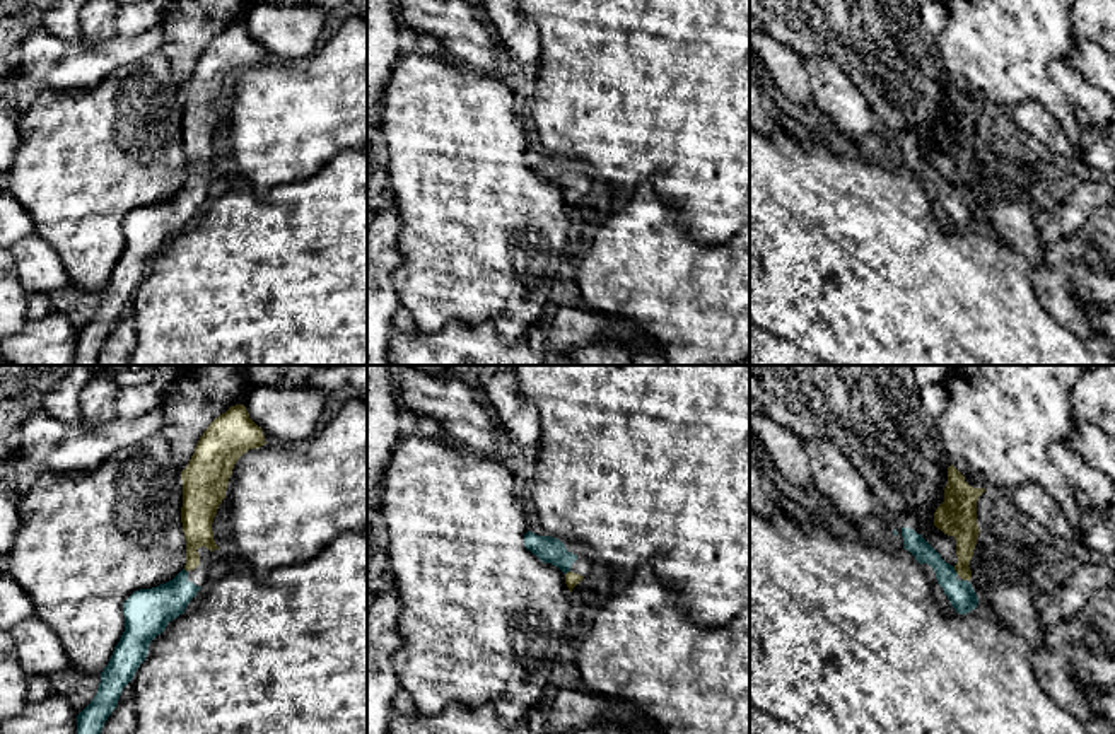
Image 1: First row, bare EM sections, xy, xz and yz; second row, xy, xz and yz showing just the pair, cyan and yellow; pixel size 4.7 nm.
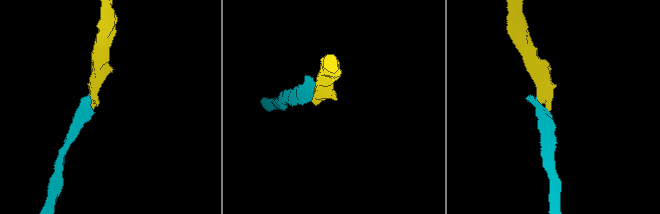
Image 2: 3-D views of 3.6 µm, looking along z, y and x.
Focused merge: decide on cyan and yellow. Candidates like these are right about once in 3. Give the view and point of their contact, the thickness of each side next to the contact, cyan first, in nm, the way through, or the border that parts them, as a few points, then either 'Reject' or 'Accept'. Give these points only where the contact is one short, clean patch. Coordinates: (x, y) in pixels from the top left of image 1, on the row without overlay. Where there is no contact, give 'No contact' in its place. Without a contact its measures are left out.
Touches cyan at yz (955, 188). Thickness 130 nm (cyan) against 180 nm. Path across: yz (962, 214), (953, 205), (955, 188), (963, 180), (957, 135). Accept

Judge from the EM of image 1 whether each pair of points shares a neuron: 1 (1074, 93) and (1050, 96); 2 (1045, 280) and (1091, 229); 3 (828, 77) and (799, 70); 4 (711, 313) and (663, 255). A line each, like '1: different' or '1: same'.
1: different
2: same
3: different
4: same

